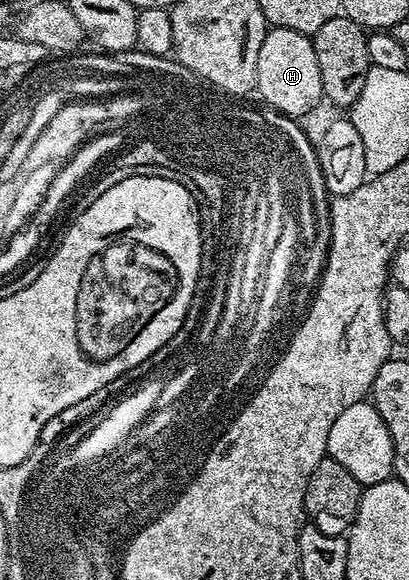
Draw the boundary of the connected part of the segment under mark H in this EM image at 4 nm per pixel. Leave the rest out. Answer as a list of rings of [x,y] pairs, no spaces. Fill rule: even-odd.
[[[268,28],[257,55],[253,85],[259,88],[265,104],[291,117],[303,117],[318,101],[322,102],[321,67],[317,67],[317,51],[313,51],[311,37],[292,29]]]

